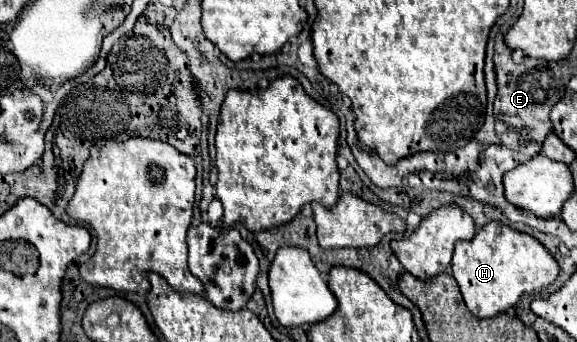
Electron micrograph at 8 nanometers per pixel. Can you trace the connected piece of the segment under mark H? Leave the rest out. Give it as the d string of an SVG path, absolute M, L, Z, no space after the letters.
M489 222L473 240L455 244L451 270L467 310L477 318L489 318L515 306L523 294L549 286L559 274L559 264L533 236L515 232L501 222Z

